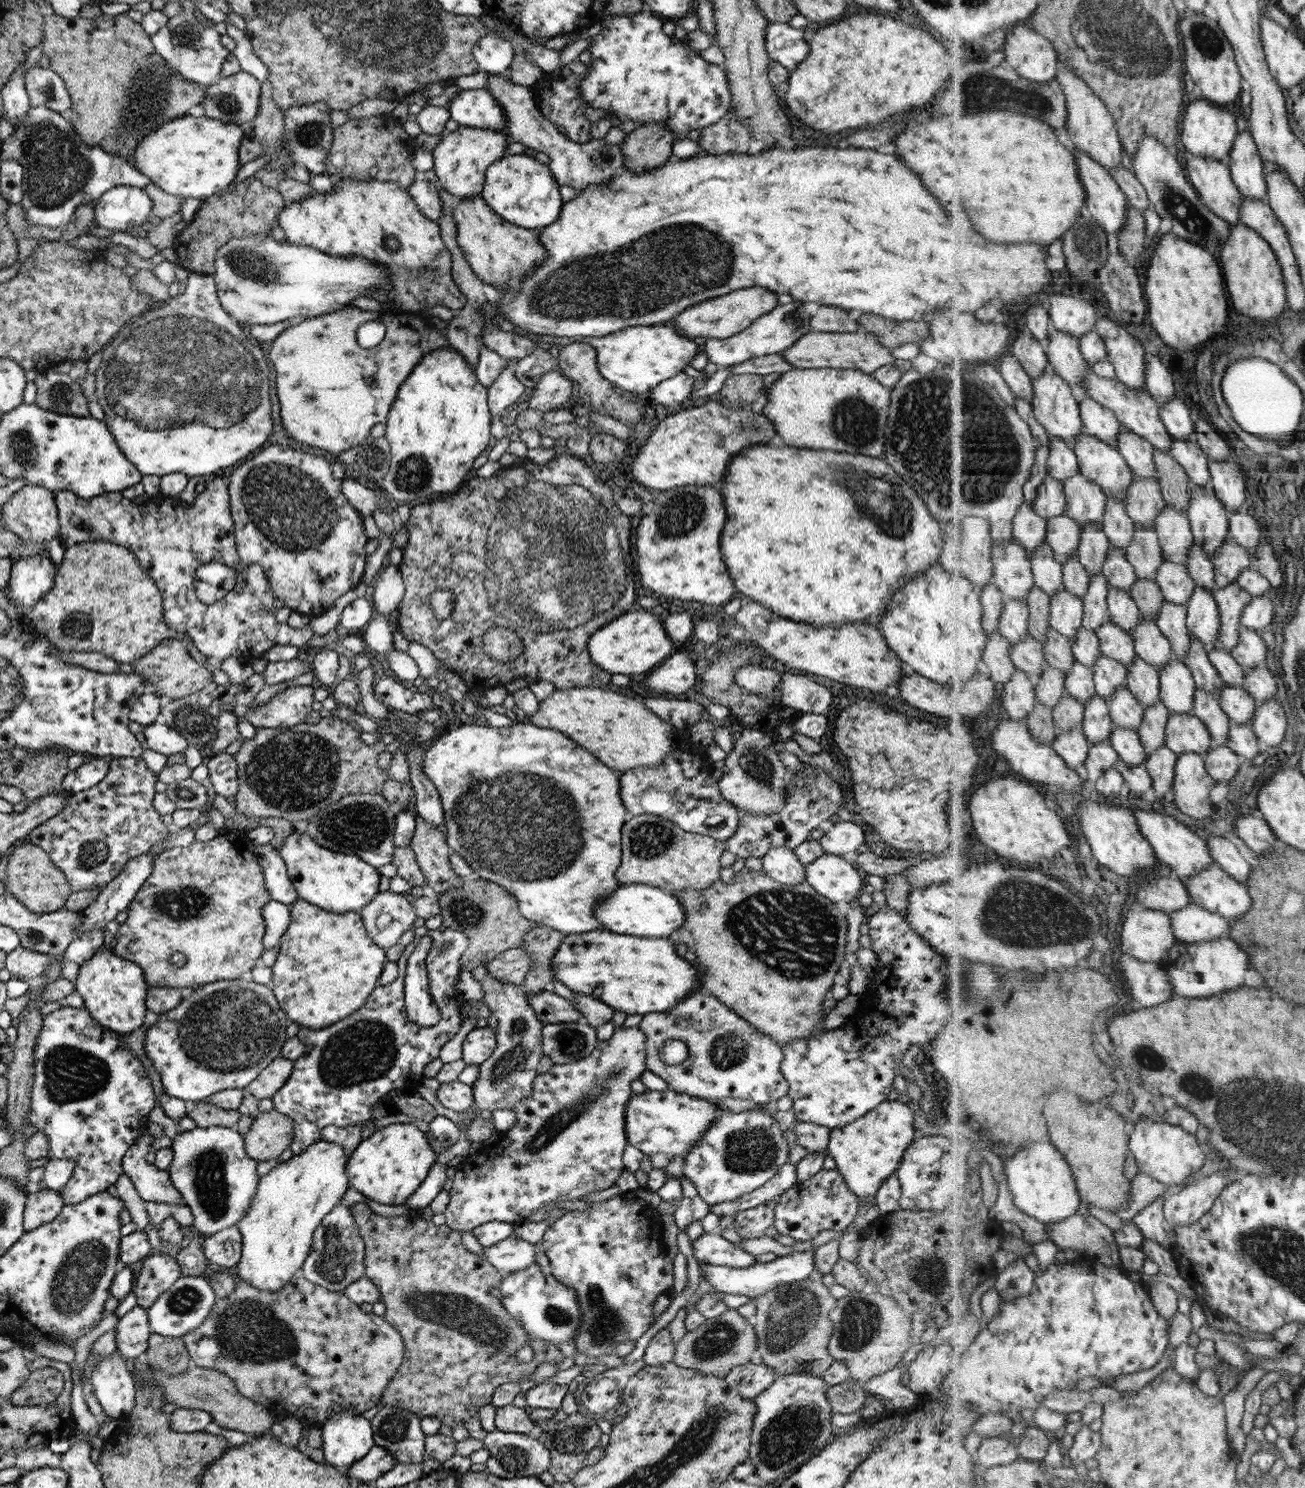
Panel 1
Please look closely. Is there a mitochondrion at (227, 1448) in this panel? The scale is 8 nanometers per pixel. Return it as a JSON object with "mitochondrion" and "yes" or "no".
{"mitochondrion":"no"}

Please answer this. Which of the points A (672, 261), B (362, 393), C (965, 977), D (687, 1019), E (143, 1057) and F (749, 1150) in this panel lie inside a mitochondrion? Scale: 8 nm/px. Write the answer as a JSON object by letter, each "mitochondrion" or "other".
{"A":"mitochondrion","B":"other","C":"other","D":"other","E":"other","F":"mitochondrion"}

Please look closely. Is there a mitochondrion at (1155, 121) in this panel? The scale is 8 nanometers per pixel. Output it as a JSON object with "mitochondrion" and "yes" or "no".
{"mitochondrion":"no"}

